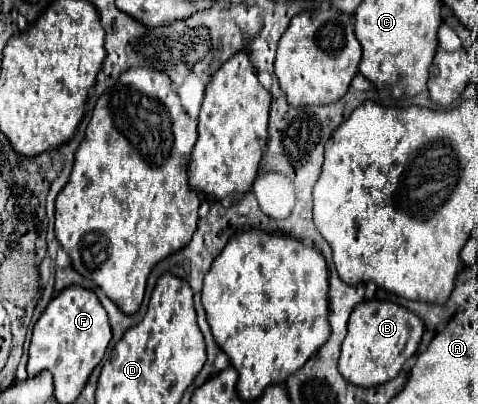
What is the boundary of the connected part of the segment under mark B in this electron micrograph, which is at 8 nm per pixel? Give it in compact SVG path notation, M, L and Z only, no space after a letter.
M367 300L355 306L349 318L349 332L341 348L339 372L355 386L377 386L399 374L405 360L411 358L423 336L423 320L411 310L389 300Z

